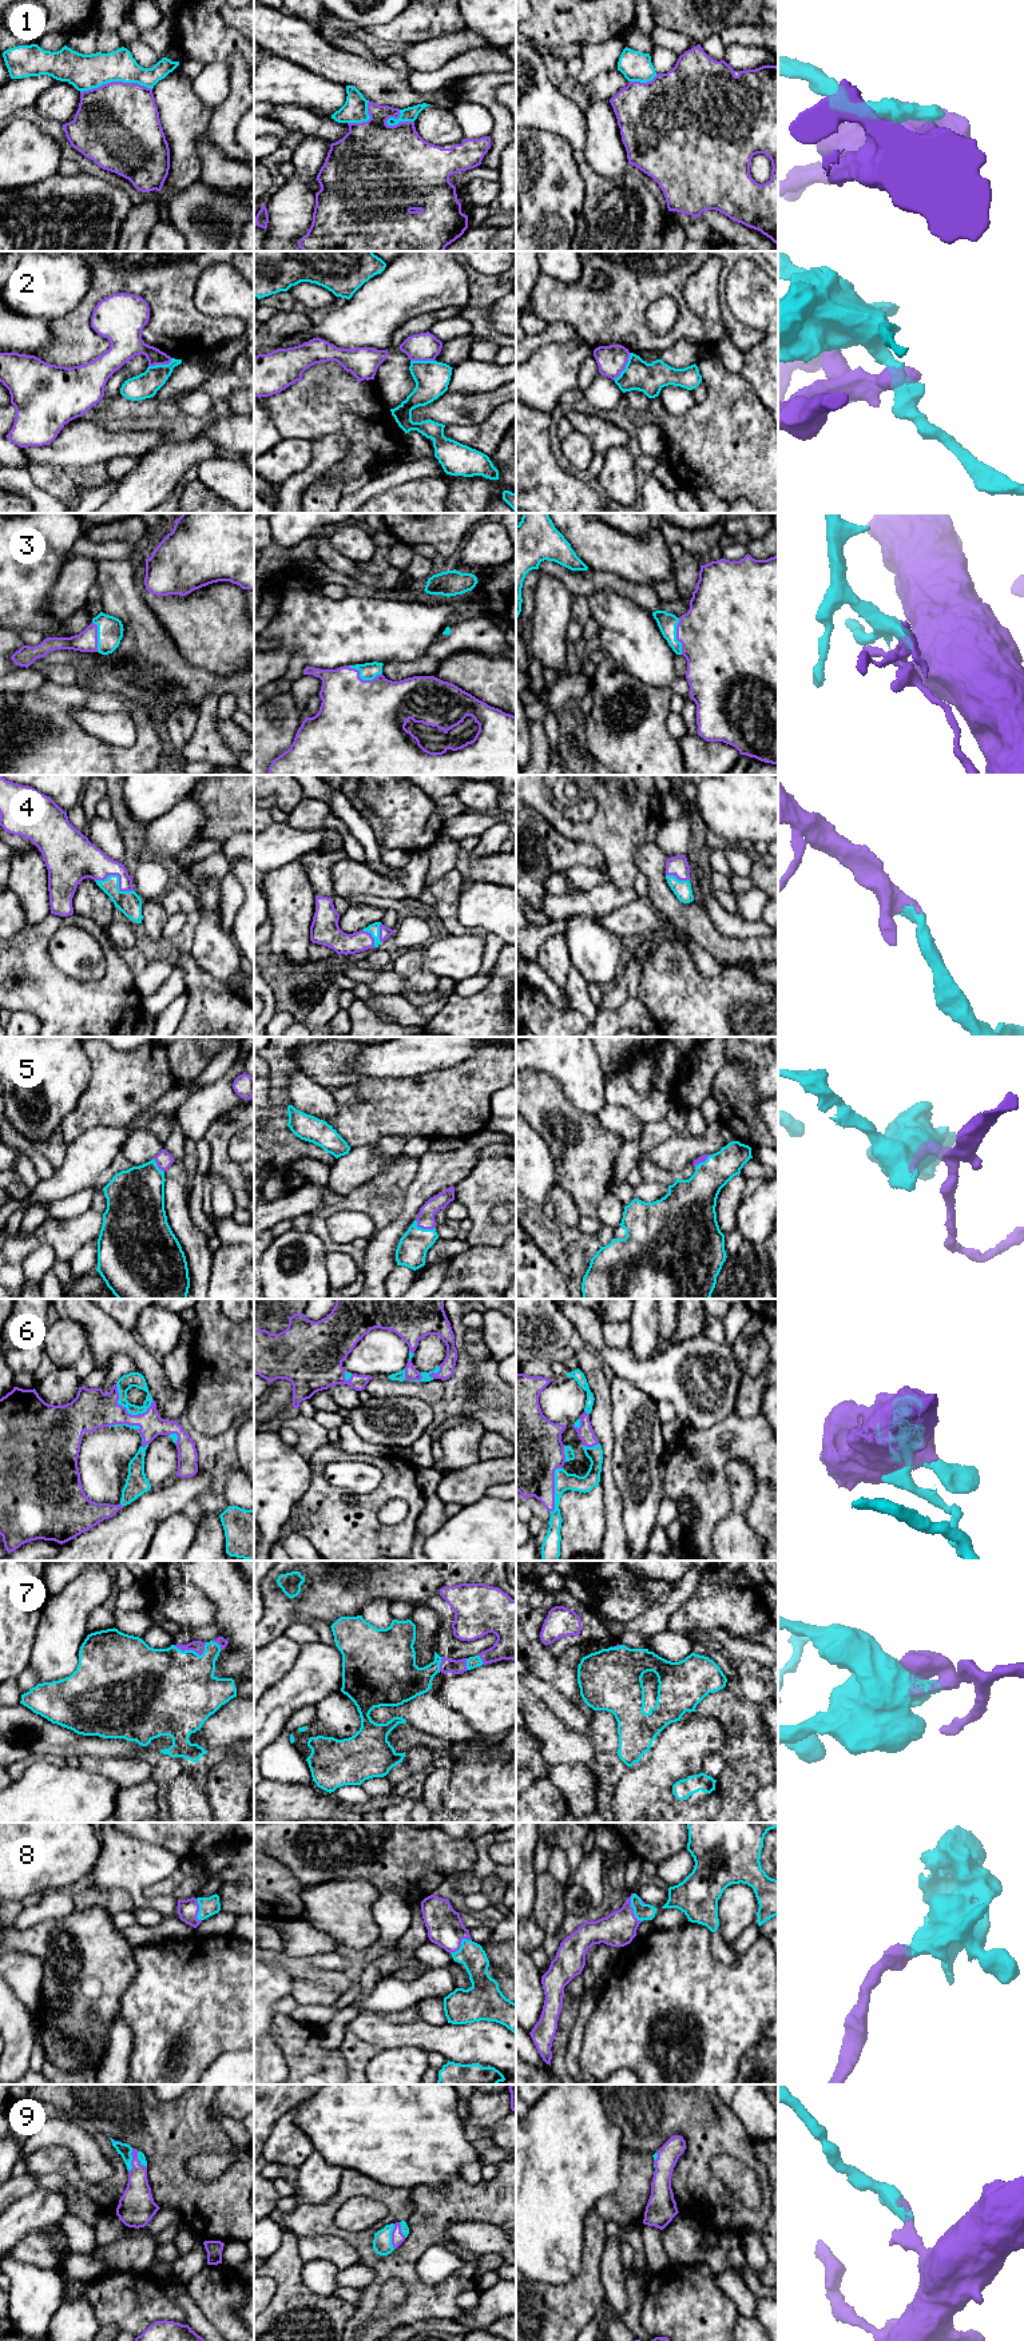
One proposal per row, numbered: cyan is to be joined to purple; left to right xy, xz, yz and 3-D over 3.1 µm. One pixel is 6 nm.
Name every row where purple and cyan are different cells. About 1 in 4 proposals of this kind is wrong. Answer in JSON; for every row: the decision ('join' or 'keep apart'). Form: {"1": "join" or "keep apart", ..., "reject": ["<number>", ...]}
{"1": "keep apart", "2": "keep apart", "3": "join", "4": "join", "5": "join", "6": "join", "7": "join", "8": "join", "9": "join", "reject": ["1", "2"]}

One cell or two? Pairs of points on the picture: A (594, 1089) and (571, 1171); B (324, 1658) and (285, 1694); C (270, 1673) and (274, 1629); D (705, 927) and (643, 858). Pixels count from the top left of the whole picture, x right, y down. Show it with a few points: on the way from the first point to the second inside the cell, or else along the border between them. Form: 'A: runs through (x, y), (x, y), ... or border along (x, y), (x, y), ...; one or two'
A: border along (563, 1092), (579, 1111), (595, 1116); two
B: runs through (314, 1668), (294, 1685); one
C: border along (284, 1633), (268, 1644); two
D: runs through (685, 917), (659, 891), (657, 878); one

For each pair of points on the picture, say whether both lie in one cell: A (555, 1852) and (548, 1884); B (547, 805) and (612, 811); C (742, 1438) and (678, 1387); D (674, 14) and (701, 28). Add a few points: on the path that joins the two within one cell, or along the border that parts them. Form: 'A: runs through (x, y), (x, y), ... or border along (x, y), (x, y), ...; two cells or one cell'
A: border along (547, 1871), (564, 1887); two cells
B: runs through (562, 822), (568, 829), (595, 829); one cell
C: border along (733, 1413), (703, 1430), (695, 1430), (690, 1426); two cells
D: runs through (681, 14), (686, 14), (694, 22); one cell

